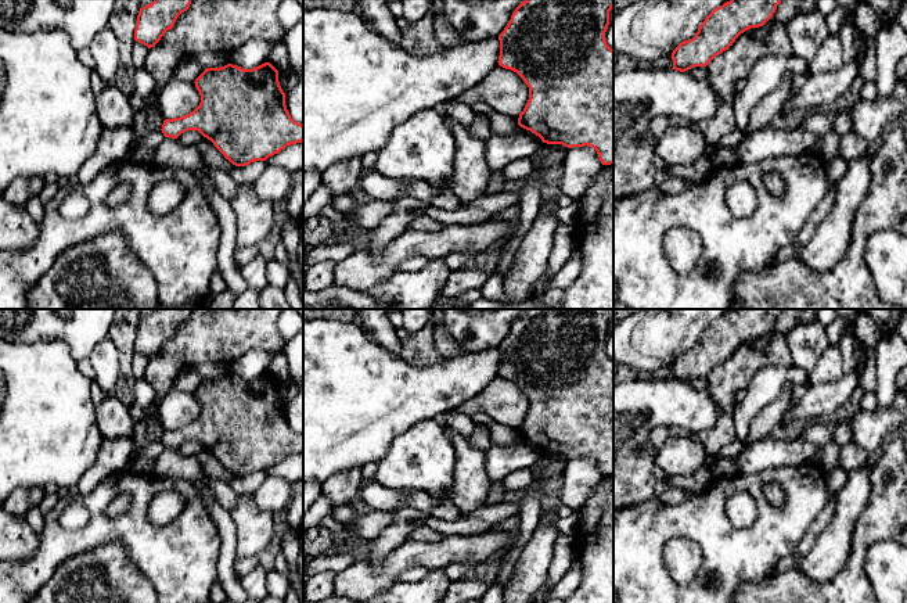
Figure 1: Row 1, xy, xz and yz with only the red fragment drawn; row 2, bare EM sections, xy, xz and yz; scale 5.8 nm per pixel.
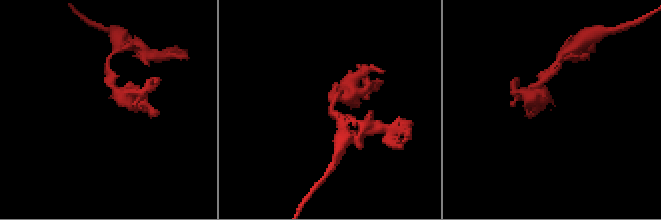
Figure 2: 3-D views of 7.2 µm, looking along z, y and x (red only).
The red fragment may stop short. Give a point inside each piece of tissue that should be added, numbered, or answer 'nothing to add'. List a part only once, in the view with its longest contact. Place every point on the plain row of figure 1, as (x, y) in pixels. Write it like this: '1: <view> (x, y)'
nothing to add

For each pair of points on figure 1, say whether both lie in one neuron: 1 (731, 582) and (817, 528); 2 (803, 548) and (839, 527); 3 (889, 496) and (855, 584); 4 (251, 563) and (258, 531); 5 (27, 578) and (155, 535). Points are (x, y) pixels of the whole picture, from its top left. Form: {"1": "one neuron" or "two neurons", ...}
{"1": "two neurons", "2": "two neurons", "3": "one neuron", "4": "two neurons", "5": "one neuron"}

